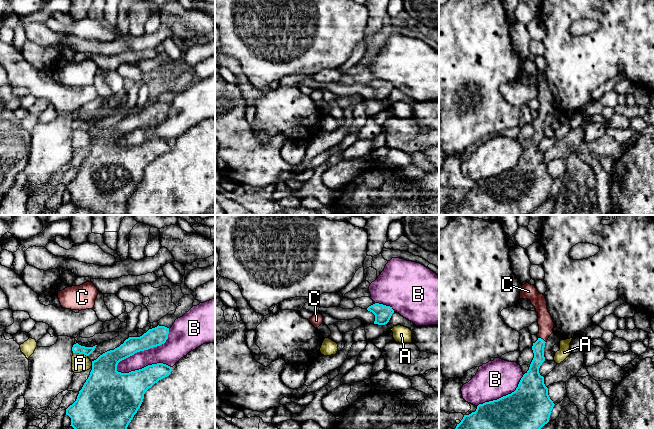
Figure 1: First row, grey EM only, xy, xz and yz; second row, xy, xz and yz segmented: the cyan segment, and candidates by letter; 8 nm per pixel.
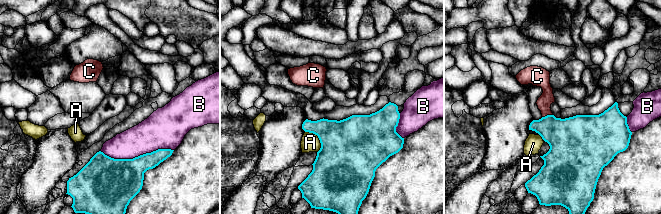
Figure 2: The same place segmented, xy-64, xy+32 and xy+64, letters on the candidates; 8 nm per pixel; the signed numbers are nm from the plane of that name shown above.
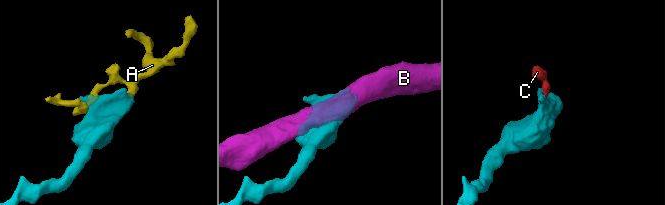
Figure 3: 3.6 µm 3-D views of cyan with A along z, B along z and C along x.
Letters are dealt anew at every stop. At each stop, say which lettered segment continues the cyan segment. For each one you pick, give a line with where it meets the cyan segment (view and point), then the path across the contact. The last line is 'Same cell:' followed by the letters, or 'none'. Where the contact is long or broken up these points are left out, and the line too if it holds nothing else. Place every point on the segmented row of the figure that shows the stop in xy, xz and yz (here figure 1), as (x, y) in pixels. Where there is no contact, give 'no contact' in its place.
C: meets cyan in yz at (542, 339); runs through yz (538, 347), (542, 339), (545, 331), (545, 321)
Same cell: C

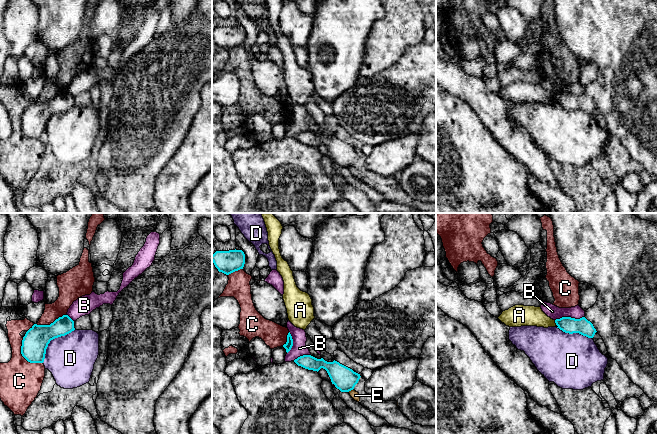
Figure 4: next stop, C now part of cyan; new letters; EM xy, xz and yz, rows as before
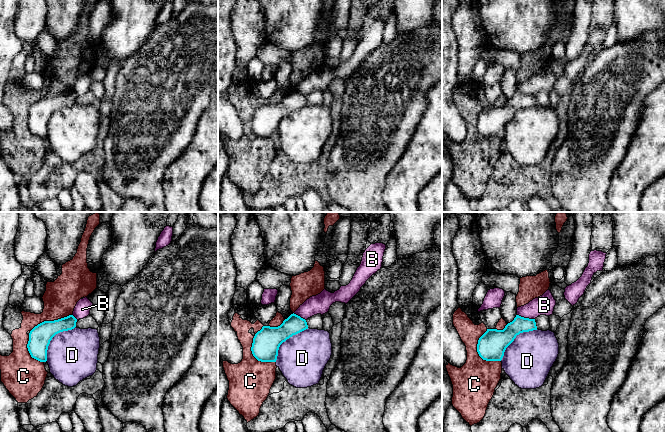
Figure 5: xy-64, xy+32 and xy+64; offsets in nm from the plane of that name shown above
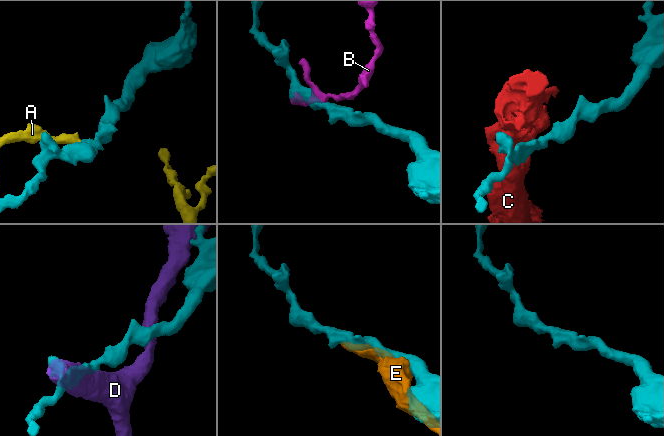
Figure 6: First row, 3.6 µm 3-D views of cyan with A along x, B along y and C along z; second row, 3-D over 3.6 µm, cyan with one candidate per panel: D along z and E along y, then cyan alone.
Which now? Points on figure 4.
Same cell: none

